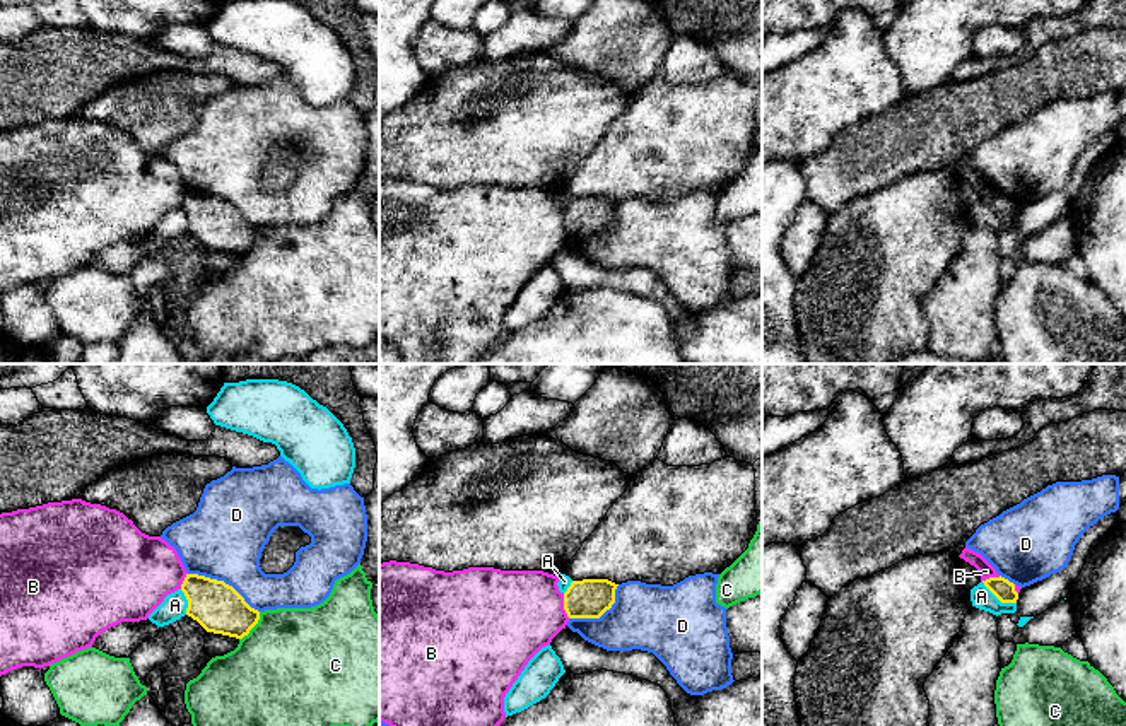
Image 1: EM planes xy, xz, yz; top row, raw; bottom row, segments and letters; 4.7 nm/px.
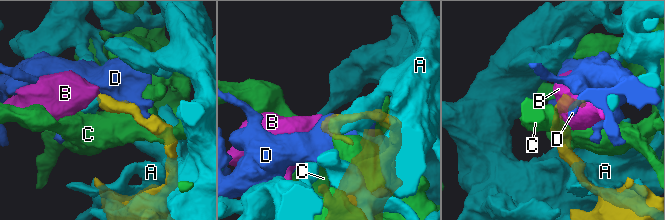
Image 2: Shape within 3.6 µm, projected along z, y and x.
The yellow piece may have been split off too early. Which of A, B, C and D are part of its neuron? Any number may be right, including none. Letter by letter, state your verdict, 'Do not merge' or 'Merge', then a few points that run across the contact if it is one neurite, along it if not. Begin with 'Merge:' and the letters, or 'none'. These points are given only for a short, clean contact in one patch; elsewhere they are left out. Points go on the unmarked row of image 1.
Merge: none
A: Do not merge
B: Do not merge. Line: xz (562, 210), (562, 226), (569, 234)
C: Do not merge
D: Do not merge

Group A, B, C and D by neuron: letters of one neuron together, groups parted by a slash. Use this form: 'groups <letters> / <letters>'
groups A / B / C / D

